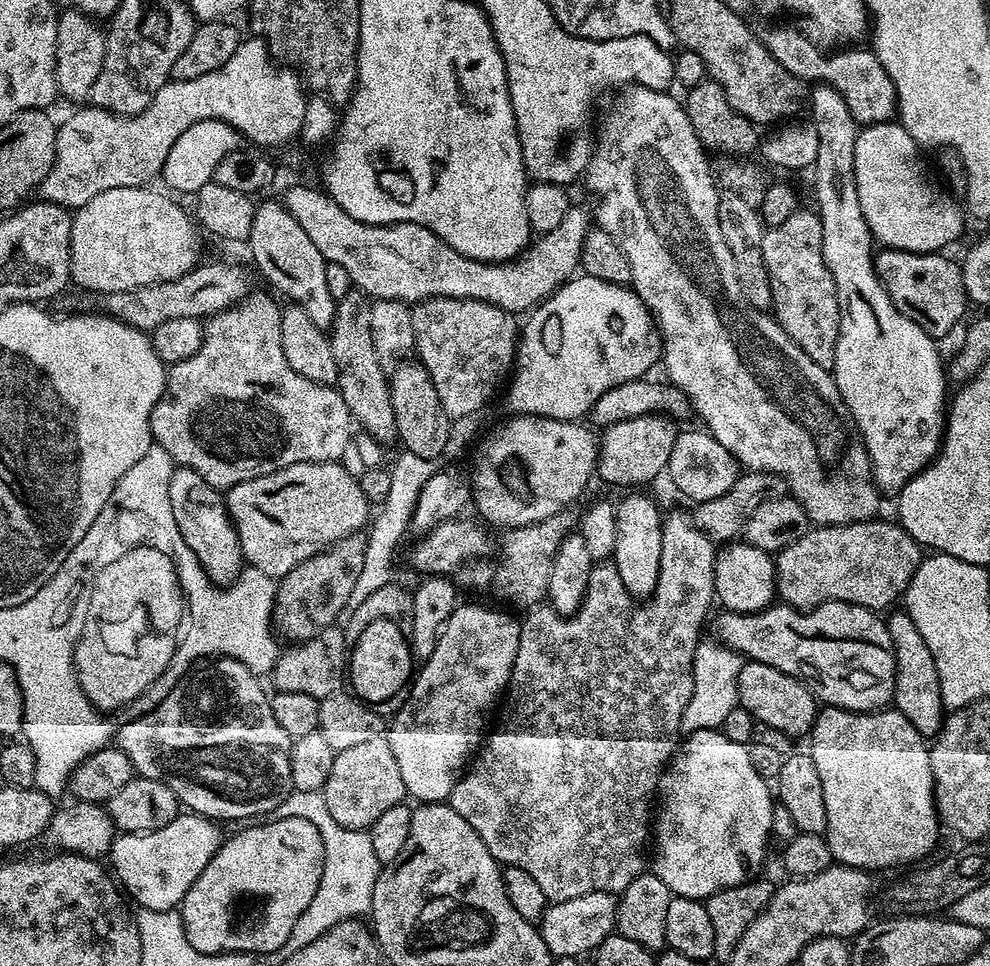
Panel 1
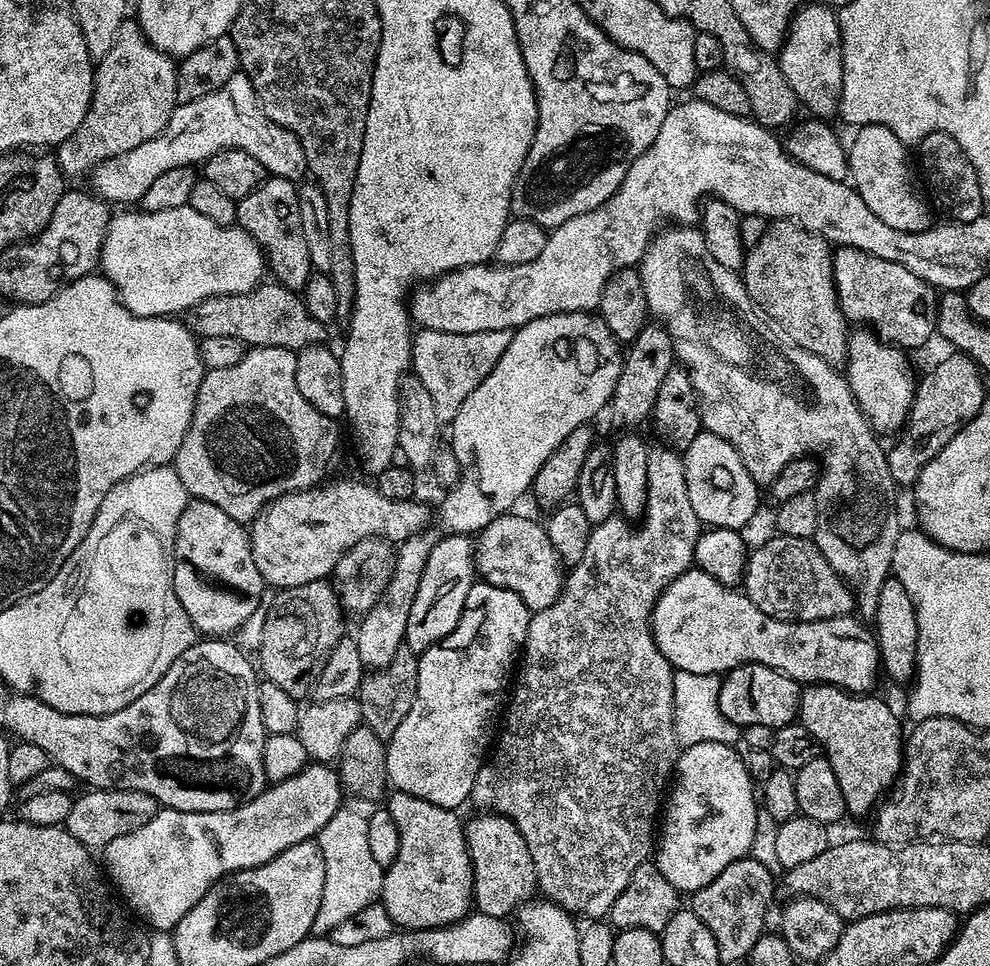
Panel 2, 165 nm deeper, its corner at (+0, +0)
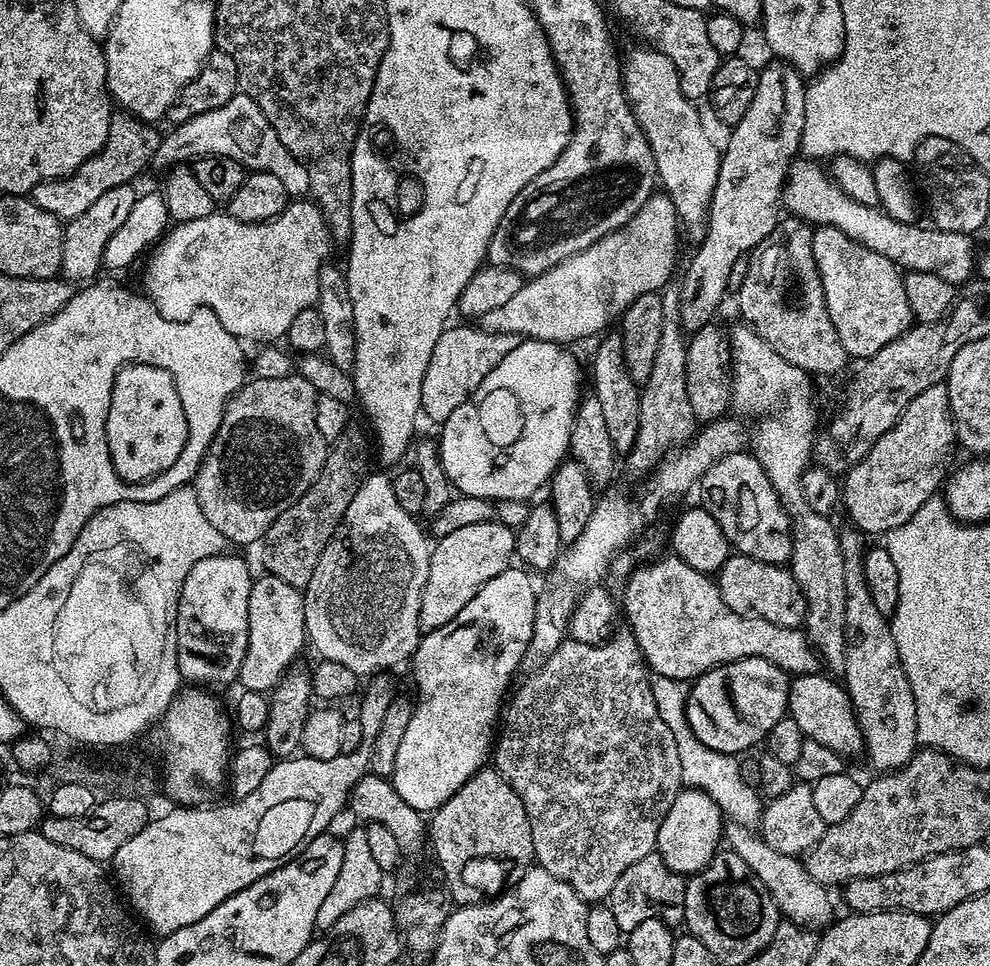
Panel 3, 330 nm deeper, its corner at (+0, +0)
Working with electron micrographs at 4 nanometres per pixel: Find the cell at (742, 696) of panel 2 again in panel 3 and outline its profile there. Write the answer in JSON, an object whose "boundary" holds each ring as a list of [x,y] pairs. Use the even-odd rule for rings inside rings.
{"boundary":[[[747,656],[729,664],[711,668],[691,681],[686,702],[690,730],[707,748],[729,754],[744,754],[755,744],[763,745],[774,722],[788,710],[789,673],[766,658]]]}

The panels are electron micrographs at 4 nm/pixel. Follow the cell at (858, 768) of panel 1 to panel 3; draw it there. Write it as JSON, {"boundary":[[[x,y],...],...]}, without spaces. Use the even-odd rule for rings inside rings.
{"boundary":[[[800,674],[789,683],[788,686],[788,710],[787,715],[802,726],[805,737],[814,742],[822,742],[822,746],[830,746],[839,756],[851,758],[851,756],[861,755],[864,752],[864,735],[856,721],[856,711],[852,709],[852,699],[848,696],[848,690],[843,683],[831,680],[828,674]]]}

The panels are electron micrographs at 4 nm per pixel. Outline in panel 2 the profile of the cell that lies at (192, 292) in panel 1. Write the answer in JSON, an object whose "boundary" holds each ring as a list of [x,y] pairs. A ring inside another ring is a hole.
{"boundary":[[[261,282],[254,290],[239,292],[233,296],[206,298],[183,313],[182,323],[197,337],[238,338],[245,346],[254,348],[278,346],[279,348],[299,350],[308,348],[311,344],[325,343],[326,337],[324,337],[324,332],[326,332],[326,325],[318,322],[316,318],[310,318],[310,312],[306,310],[303,299],[293,289],[286,288],[279,282],[268,283]]]}

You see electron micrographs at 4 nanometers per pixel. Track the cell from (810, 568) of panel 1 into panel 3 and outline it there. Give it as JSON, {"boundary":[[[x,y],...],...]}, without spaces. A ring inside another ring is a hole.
{"boundary":[[[729,555],[718,573],[718,587],[722,602],[743,616],[766,618],[779,628],[800,628],[804,623],[806,602],[798,582],[783,564],[758,562],[749,556]]]}

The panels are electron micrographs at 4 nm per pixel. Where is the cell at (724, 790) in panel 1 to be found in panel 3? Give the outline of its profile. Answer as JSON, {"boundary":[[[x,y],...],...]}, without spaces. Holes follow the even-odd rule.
{"boundary":[[[685,787],[674,798],[670,810],[666,810],[666,818],[662,818],[656,851],[660,853],[662,862],[670,866],[670,870],[681,874],[700,872],[721,847],[724,826],[720,807],[697,788]]]}

